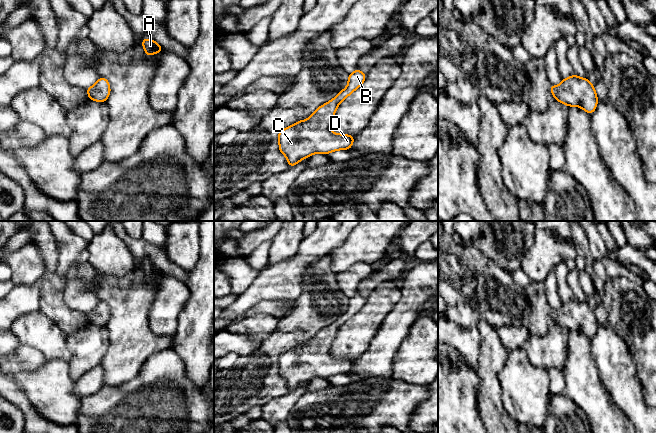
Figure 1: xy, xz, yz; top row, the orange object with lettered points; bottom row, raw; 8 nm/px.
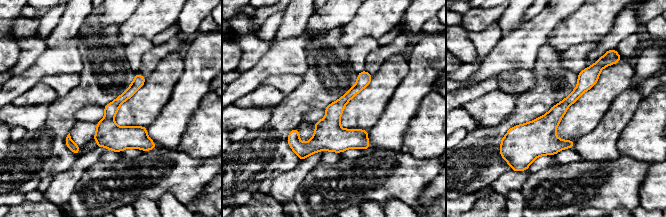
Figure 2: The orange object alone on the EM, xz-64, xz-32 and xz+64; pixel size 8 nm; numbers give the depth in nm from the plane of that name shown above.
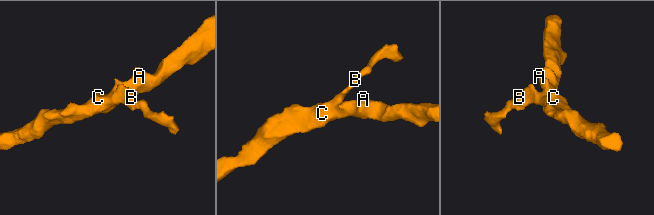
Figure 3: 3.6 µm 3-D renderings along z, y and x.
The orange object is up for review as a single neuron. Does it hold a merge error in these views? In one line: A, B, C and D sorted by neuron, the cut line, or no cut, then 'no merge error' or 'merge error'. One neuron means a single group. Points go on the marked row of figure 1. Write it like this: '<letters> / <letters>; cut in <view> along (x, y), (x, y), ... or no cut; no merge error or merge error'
A B C D; no cut; no merge error

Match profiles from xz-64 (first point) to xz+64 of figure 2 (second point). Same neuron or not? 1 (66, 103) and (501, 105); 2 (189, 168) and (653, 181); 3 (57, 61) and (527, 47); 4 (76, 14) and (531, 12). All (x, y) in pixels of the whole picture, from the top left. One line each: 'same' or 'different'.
1: different
2: different
3: same
4: different

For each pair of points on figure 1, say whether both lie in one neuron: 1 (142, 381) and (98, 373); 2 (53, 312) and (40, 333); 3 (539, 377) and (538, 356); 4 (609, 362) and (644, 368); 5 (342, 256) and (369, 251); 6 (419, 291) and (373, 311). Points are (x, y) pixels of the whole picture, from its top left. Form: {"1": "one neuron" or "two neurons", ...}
{"1": "two neurons", "2": "two neurons", "3": "two neurons", "4": "two neurons", "5": "one neuron", "6": "two neurons"}

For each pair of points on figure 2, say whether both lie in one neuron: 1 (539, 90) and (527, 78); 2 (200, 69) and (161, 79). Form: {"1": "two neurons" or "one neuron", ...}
{"1": "two neurons", "2": "two neurons"}

